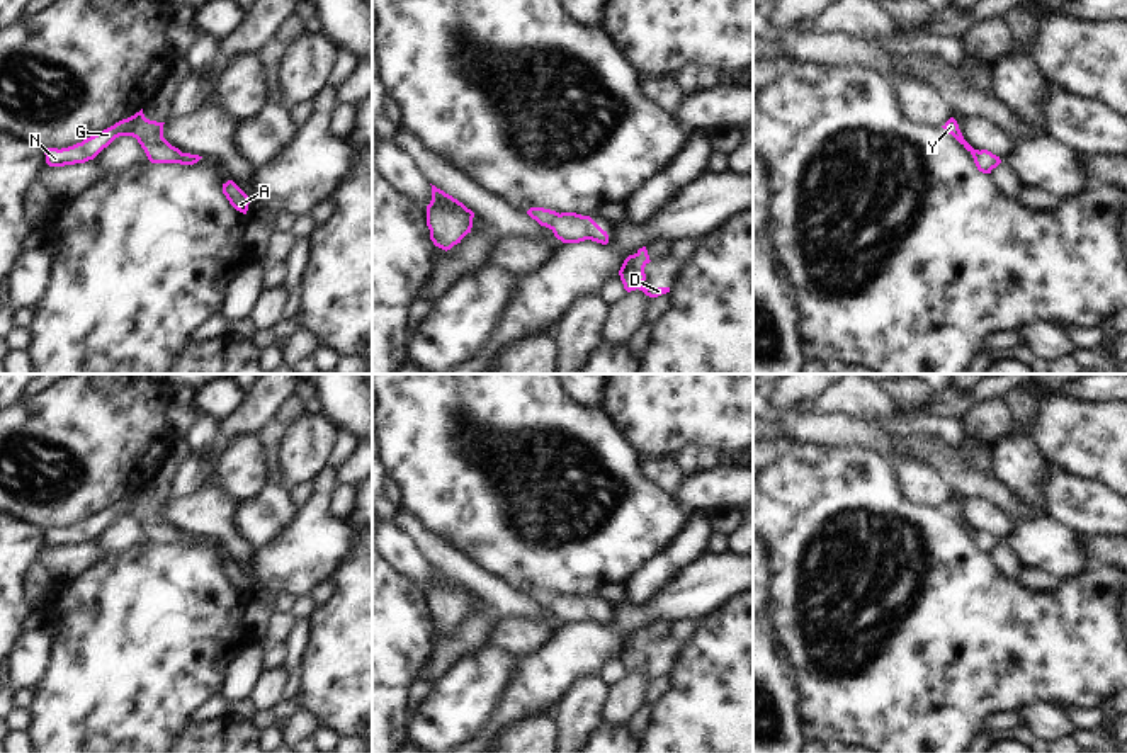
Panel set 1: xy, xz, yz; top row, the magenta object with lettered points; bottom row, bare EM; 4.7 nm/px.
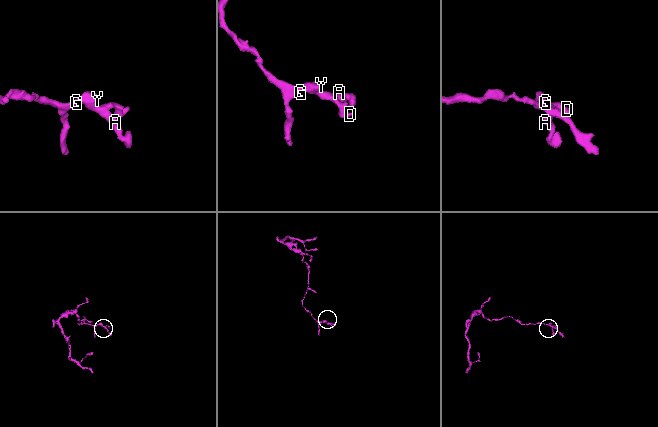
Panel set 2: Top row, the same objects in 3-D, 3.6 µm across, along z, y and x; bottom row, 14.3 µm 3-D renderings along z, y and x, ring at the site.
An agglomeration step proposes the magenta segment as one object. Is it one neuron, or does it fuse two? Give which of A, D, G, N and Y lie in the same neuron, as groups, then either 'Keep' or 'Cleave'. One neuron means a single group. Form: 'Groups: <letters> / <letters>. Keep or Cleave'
Groups: A D G N Y. Keep.

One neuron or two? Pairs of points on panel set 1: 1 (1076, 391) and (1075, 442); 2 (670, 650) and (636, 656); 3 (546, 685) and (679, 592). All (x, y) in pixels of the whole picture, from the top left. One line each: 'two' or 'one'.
1: two
2: one
3: one

